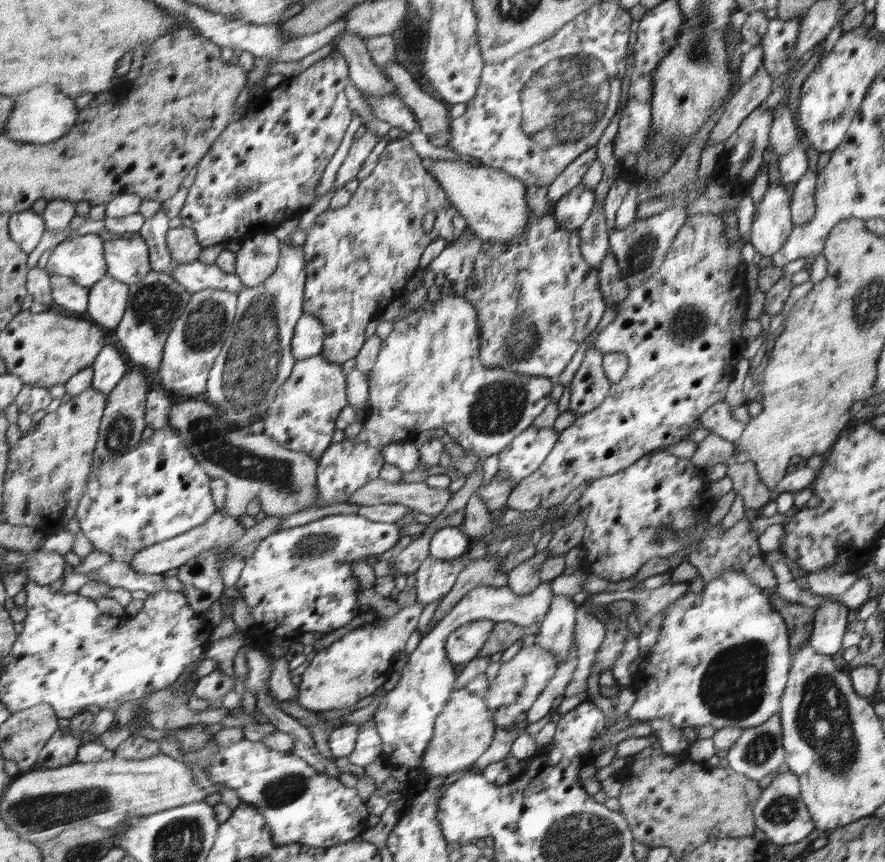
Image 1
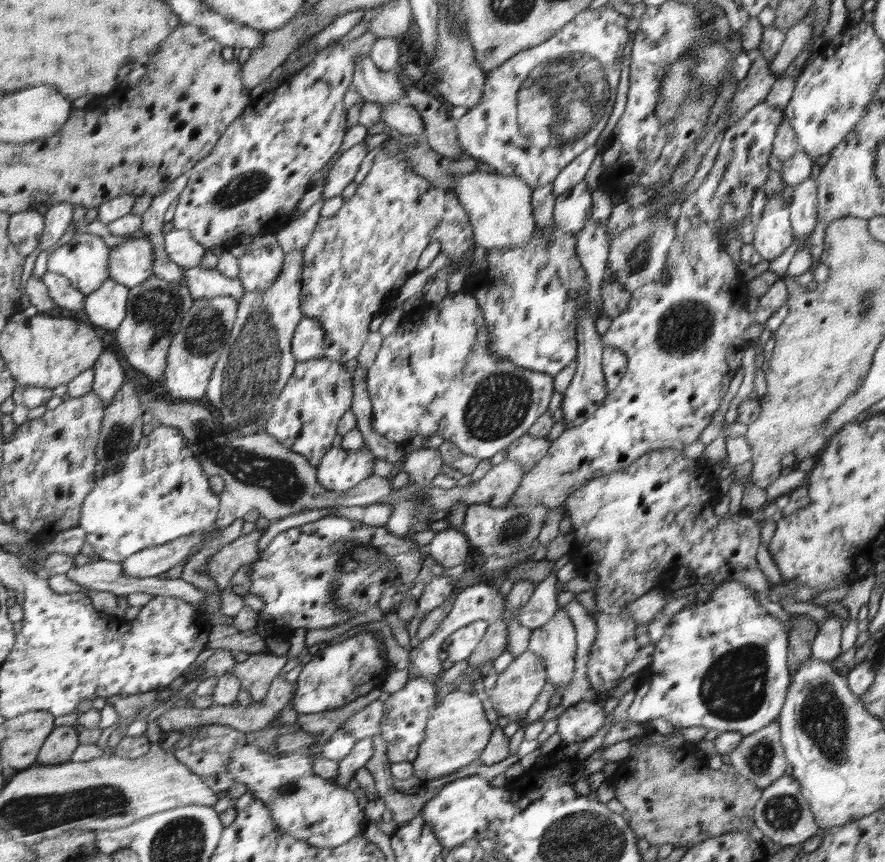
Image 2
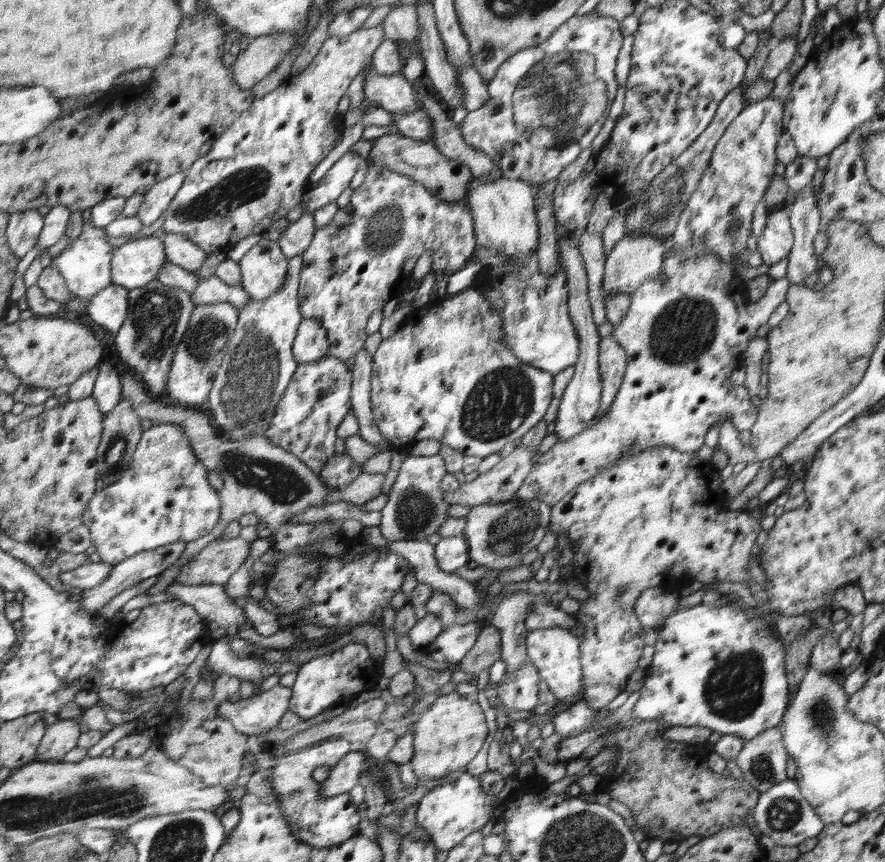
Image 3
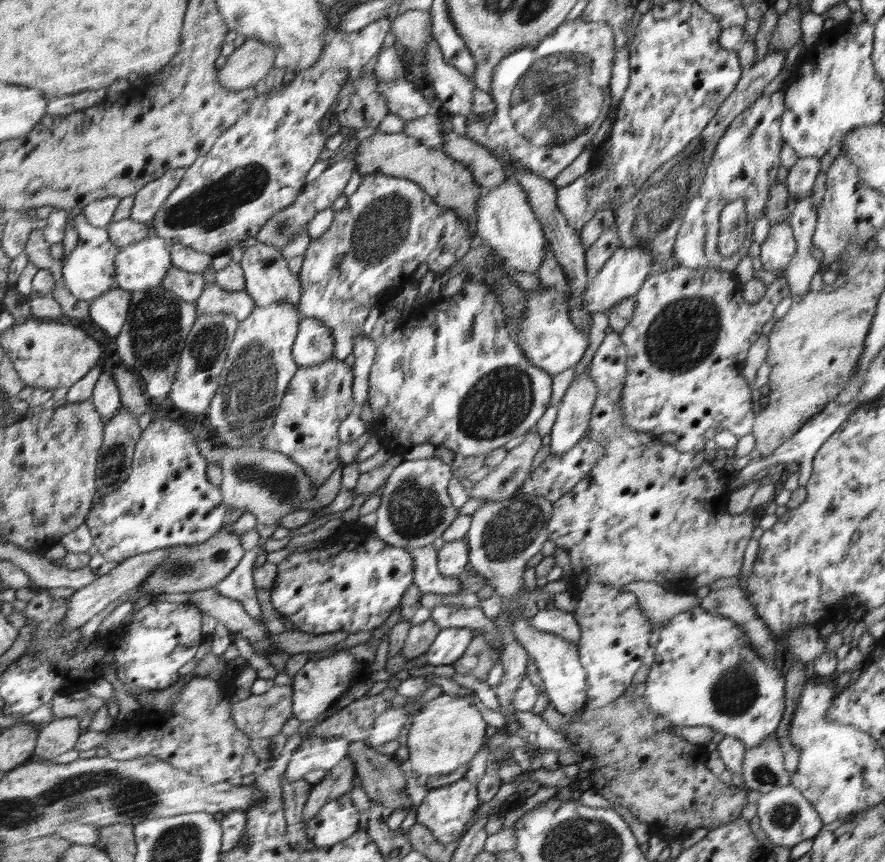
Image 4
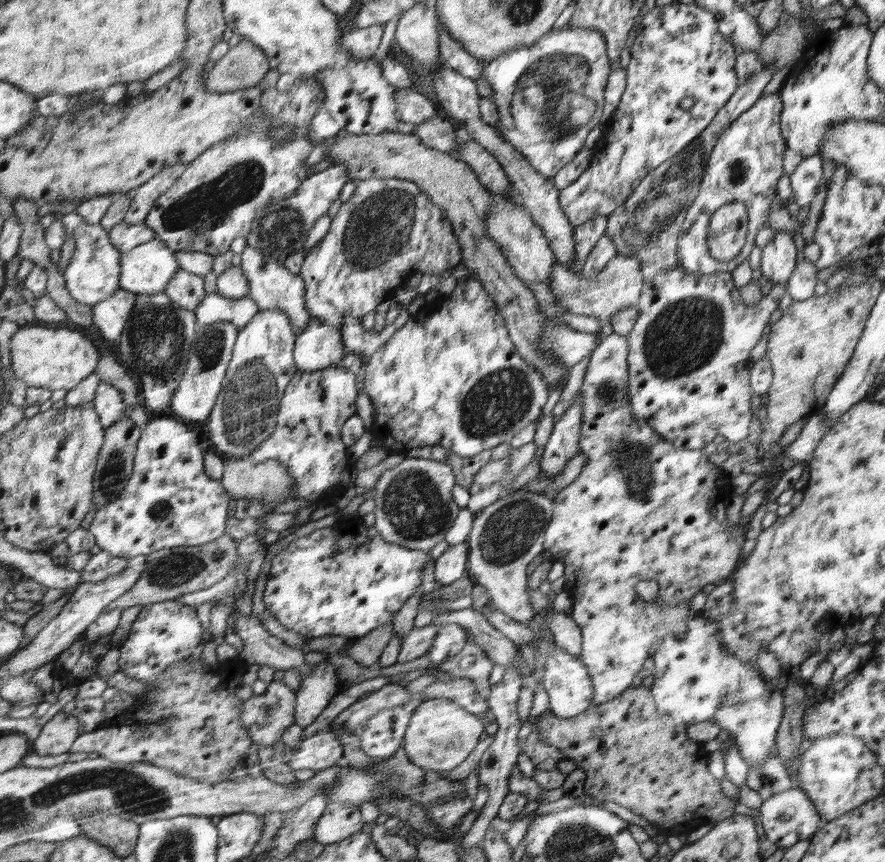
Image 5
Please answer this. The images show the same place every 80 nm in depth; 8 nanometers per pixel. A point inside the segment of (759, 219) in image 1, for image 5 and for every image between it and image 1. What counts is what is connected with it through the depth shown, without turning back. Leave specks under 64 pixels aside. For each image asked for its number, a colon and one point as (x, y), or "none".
2: (773, 235)
3: (775, 244)
4: (778, 250)
5: (778, 258)

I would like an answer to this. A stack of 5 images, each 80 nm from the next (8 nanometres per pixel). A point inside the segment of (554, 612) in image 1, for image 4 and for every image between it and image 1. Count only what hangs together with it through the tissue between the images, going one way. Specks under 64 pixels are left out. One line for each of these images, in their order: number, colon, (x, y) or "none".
2: (555, 642)
3: (555, 651)
4: (565, 679)

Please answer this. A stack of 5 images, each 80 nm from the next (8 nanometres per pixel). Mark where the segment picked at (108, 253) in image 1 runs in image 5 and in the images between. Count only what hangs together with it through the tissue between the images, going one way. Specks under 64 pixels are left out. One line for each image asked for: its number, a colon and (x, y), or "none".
2: (131, 263)
3: (136, 263)
4: (143, 265)
5: (149, 268)

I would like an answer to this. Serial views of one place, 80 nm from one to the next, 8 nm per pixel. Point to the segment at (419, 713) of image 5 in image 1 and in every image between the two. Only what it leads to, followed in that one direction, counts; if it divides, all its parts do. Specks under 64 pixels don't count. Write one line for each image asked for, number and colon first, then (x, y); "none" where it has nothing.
1: (462, 732)
2: (457, 731)
3: (447, 736)
4: (447, 731)

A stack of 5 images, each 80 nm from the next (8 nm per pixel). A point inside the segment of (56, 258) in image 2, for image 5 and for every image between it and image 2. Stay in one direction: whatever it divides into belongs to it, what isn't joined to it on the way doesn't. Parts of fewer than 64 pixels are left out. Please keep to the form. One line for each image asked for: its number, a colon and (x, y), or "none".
3: (86, 264)
4: (89, 271)
5: (94, 275)

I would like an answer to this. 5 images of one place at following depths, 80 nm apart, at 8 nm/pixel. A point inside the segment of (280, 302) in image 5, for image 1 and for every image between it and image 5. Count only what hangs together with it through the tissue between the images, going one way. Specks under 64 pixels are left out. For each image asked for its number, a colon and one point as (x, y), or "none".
1: (256, 260)
2: (260, 264)
3: (264, 268)
4: (268, 278)

